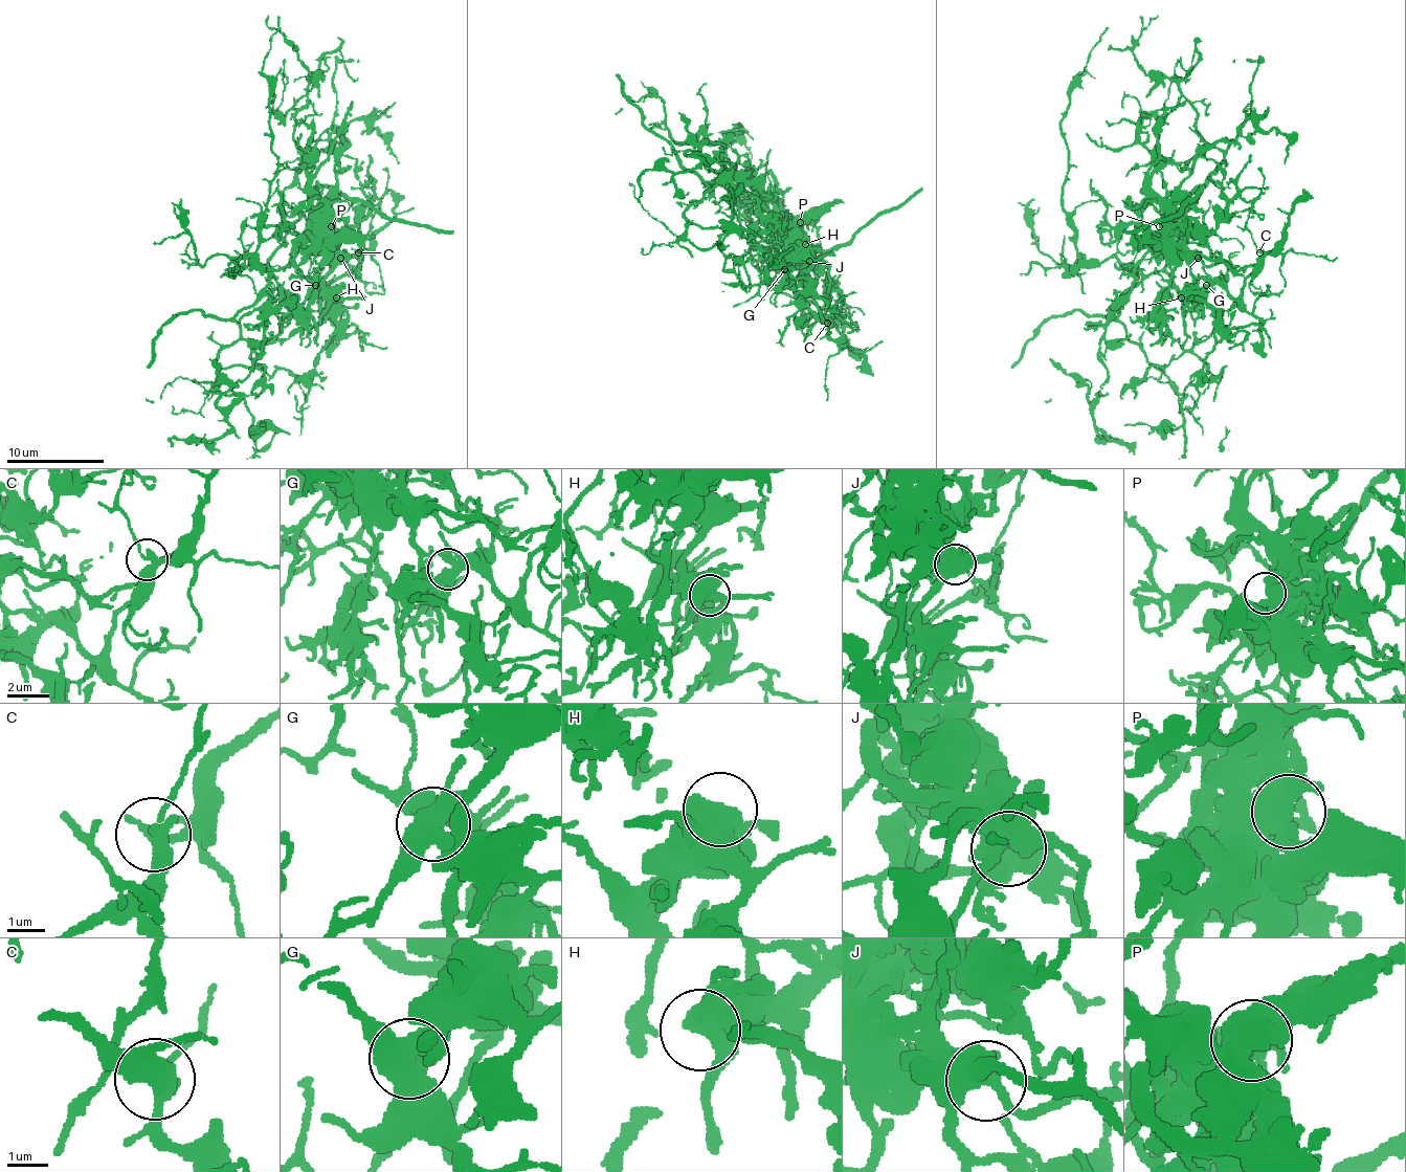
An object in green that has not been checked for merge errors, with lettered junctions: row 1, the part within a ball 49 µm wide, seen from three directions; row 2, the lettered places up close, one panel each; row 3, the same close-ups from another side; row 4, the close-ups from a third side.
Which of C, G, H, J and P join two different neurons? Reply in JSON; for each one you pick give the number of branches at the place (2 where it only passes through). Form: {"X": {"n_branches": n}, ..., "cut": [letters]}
{"C": {"n_branches": 3}, "G": {"n_branches": 4}, "cut": ["C", "G"]}

